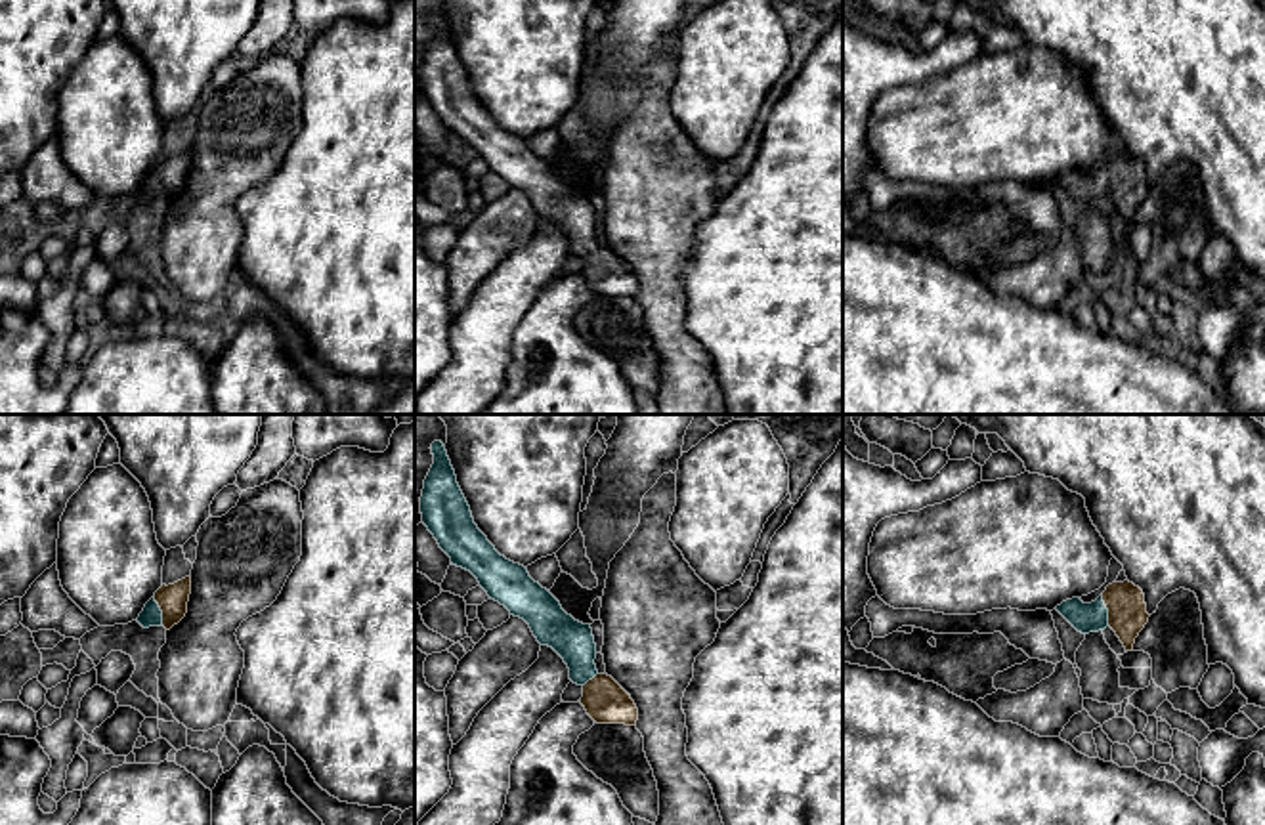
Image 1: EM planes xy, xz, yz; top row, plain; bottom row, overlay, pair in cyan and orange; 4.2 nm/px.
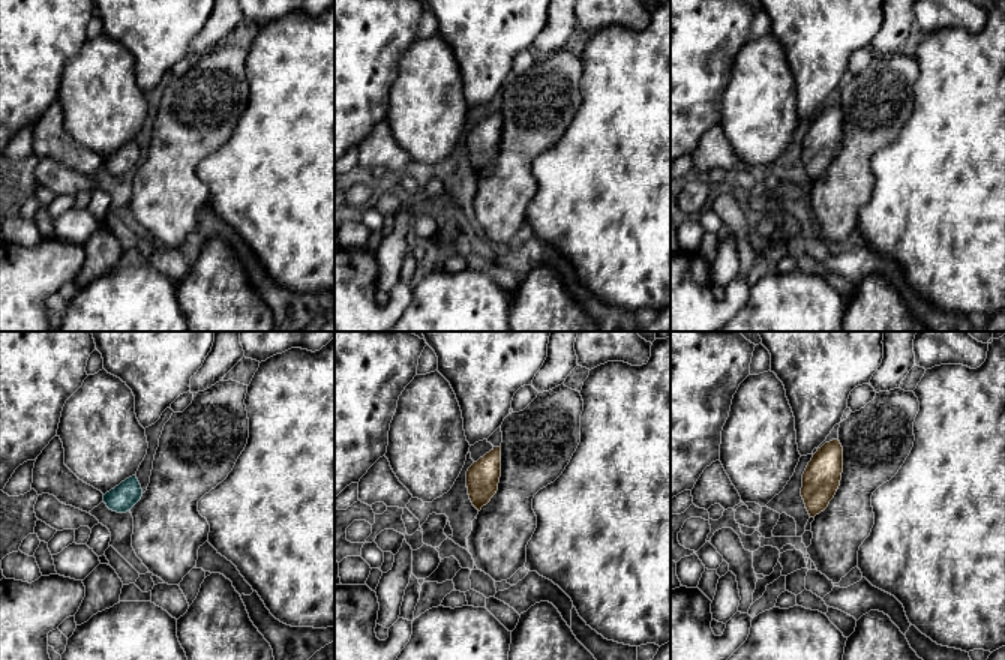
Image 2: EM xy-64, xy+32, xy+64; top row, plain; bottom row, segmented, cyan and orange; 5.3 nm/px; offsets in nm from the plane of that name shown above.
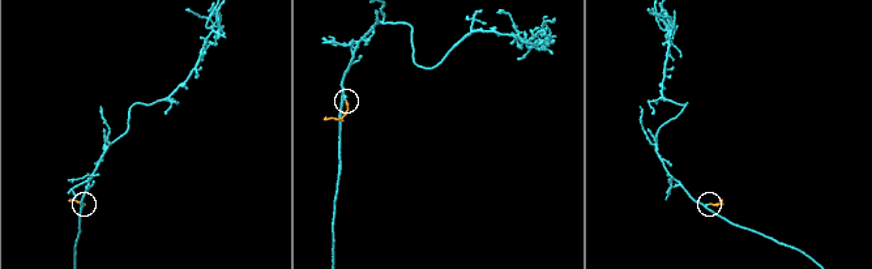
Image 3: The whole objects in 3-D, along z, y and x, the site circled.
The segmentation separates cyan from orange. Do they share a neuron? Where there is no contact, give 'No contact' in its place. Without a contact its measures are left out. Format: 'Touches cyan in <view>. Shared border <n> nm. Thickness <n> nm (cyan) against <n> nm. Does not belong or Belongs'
Touches cyan in yz. Shared border 130 nm. Thickness 130 nm (cyan) against 160 nm. Belongs

